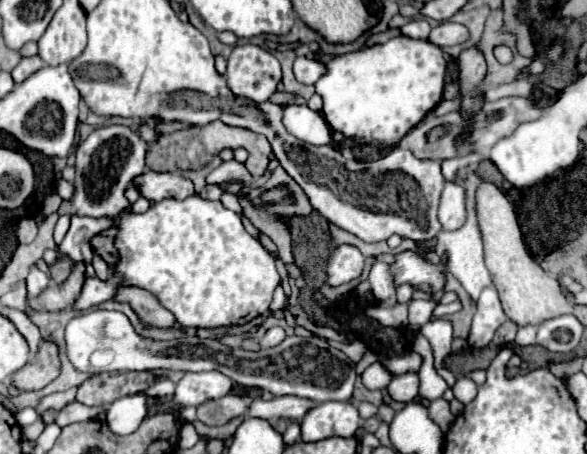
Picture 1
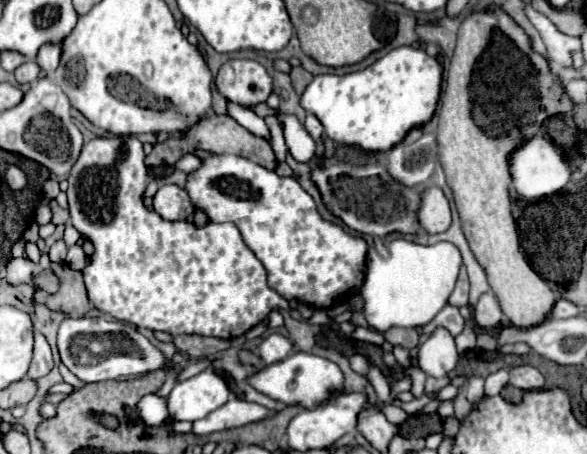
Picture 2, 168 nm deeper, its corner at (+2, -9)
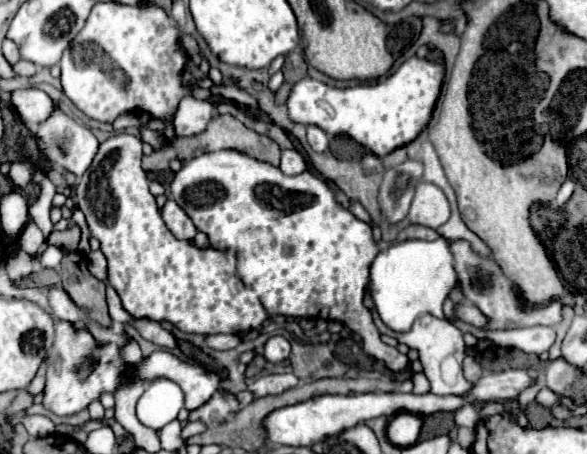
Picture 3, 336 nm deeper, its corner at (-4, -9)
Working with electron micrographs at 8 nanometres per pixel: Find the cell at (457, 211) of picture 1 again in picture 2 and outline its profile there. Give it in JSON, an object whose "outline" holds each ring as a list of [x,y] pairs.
{"outline":[[[424,187],[420,193],[422,201],[418,207],[418,223],[426,233],[442,233],[448,229],[452,217],[450,217],[450,205],[442,193],[440,187]]]}

